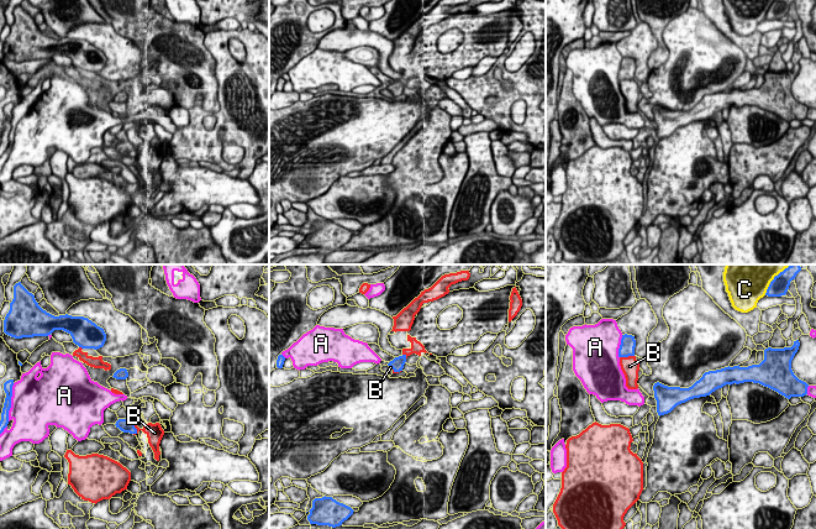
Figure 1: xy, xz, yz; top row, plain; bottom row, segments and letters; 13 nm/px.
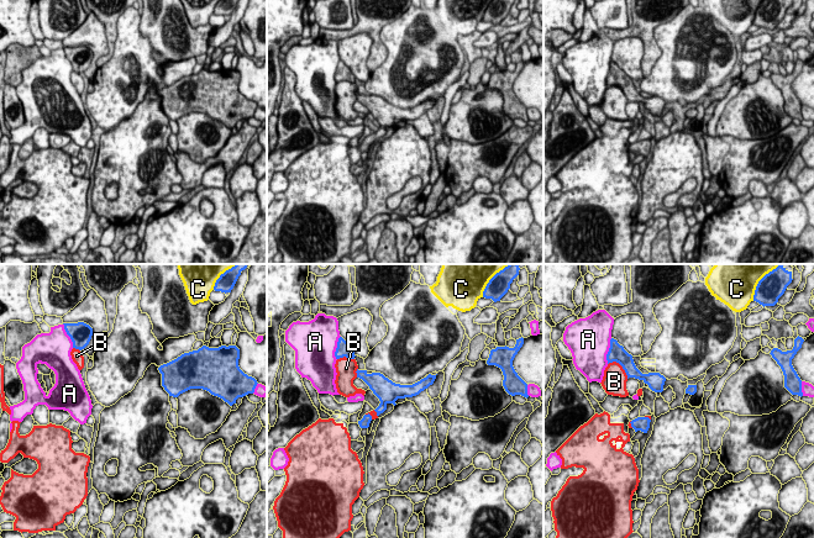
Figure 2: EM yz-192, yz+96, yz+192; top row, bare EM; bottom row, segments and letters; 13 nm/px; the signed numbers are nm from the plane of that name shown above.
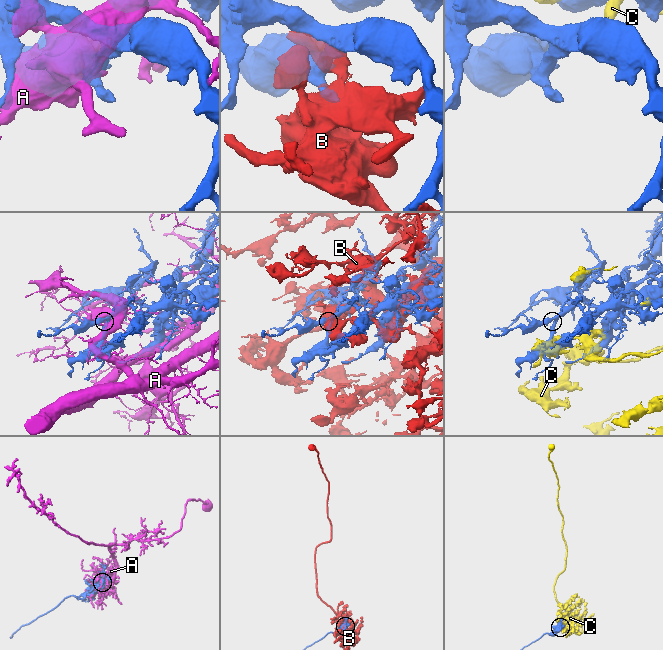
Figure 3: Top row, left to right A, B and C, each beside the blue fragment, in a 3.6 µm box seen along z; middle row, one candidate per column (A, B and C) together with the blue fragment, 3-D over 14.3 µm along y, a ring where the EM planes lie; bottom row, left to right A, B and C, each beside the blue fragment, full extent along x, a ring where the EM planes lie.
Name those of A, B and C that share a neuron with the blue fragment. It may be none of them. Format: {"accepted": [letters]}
{"accepted": []}

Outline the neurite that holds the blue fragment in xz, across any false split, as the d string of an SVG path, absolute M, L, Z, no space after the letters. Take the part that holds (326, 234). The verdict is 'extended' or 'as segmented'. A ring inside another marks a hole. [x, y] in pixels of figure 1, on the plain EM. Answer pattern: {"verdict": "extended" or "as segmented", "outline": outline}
{"verdict": "as segmented", "outline": "M332 220L315 221L312 231L309 234L307 243L310 247L328 248L332 251L342 248L352 237L353 232Z"}

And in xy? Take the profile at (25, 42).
{"verdict": "as segmented", "outline": "M21 5L14 9L14 22L4 43L4 56L15 62L48 59L54 53L68 56L81 72L98 73L104 69L102 51L84 40L54 40L43 33Z"}

